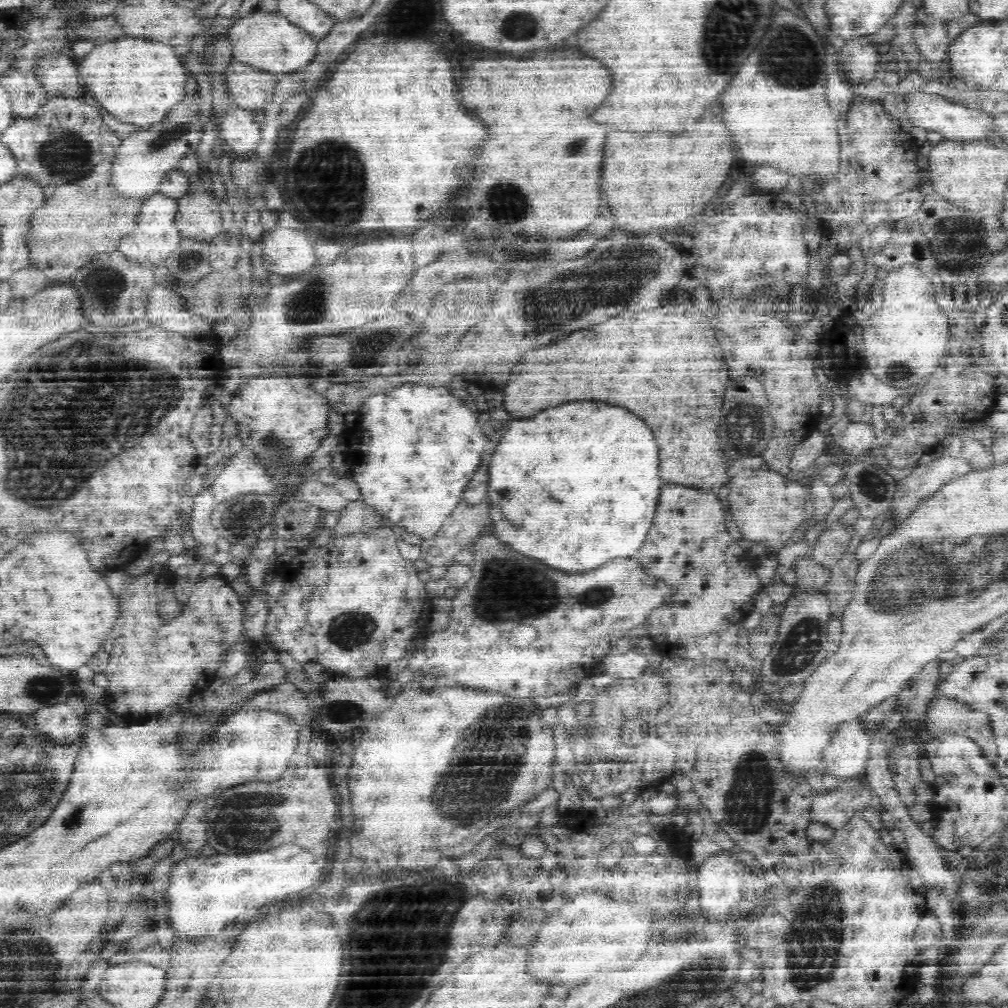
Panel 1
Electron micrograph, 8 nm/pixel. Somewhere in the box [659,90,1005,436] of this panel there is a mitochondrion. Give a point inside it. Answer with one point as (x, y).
(970, 229)

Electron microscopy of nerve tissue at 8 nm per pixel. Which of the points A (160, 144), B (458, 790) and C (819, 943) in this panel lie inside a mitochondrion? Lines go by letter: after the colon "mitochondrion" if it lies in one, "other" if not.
A: mitochondrion
B: mitochondrion
C: mitochondrion

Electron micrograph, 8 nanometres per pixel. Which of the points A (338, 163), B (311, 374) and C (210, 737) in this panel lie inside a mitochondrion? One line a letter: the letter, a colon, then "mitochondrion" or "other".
A: mitochondrion
B: other
C: other

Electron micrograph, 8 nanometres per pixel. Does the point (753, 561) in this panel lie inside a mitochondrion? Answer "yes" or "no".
no

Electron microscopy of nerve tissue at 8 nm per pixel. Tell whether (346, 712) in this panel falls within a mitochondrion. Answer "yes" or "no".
yes

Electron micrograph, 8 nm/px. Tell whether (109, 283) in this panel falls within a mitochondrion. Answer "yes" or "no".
yes

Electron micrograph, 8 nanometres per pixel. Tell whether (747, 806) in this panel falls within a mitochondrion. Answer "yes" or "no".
yes

